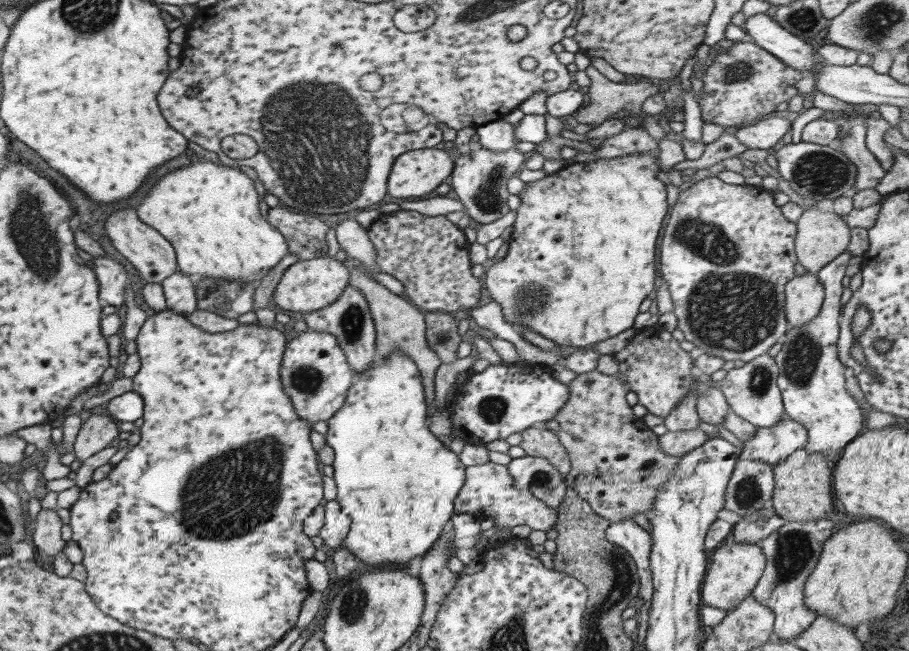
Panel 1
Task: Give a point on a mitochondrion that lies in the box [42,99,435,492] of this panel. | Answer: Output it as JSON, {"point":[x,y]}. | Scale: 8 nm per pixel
{"point":[351,319]}

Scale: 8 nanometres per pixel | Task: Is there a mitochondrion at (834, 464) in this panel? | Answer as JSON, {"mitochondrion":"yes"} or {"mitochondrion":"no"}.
{"mitochondrion":"no"}

